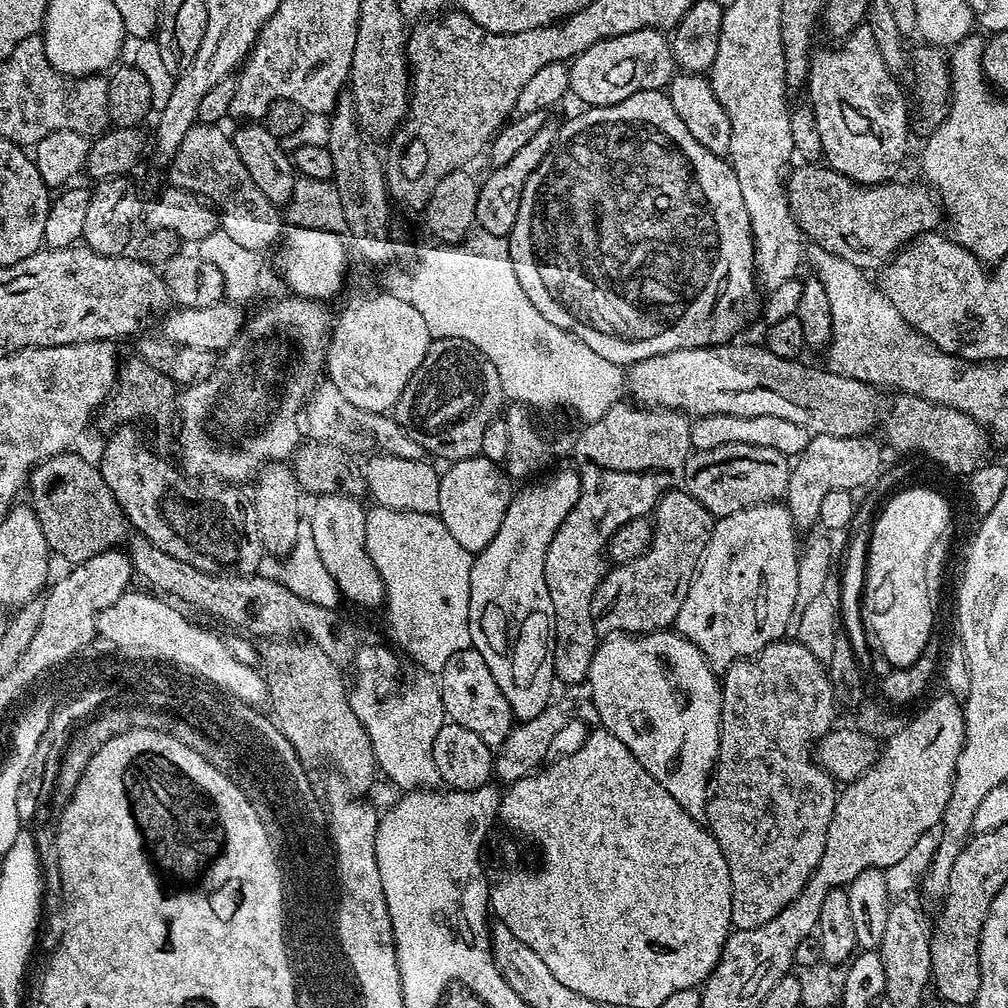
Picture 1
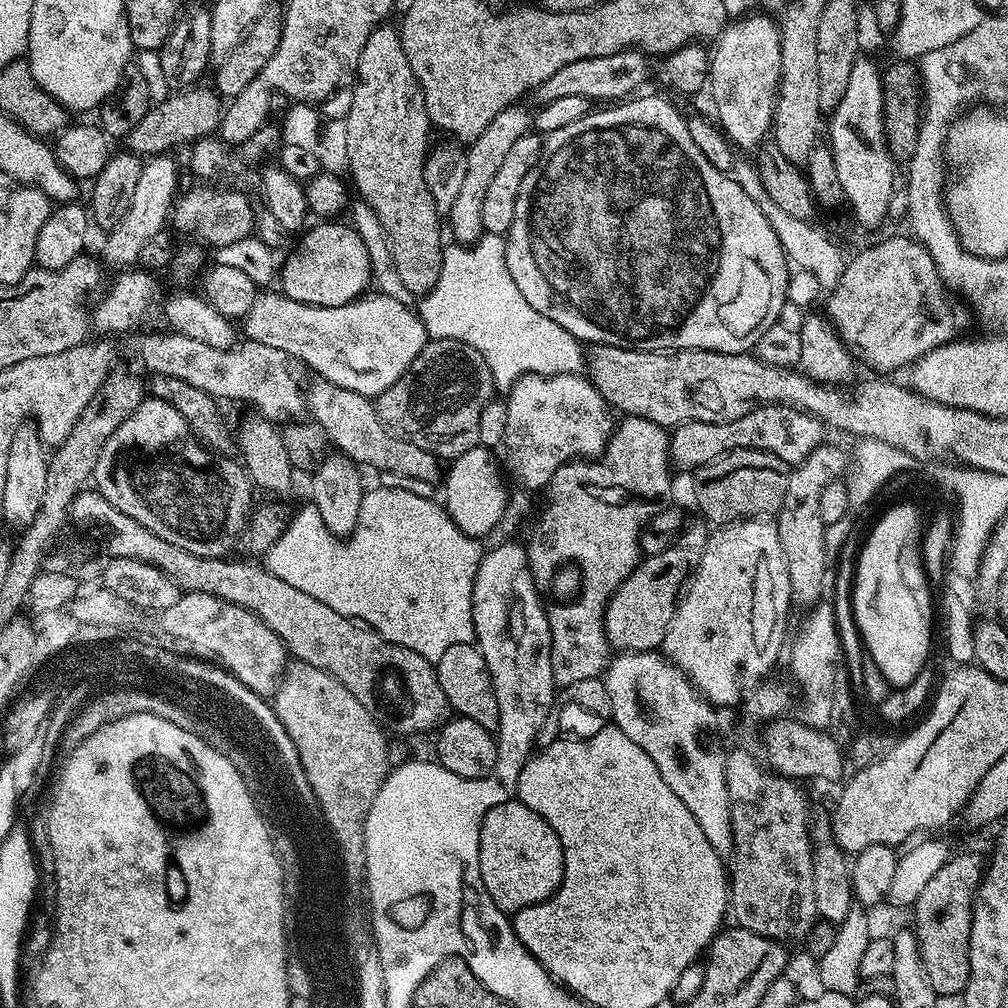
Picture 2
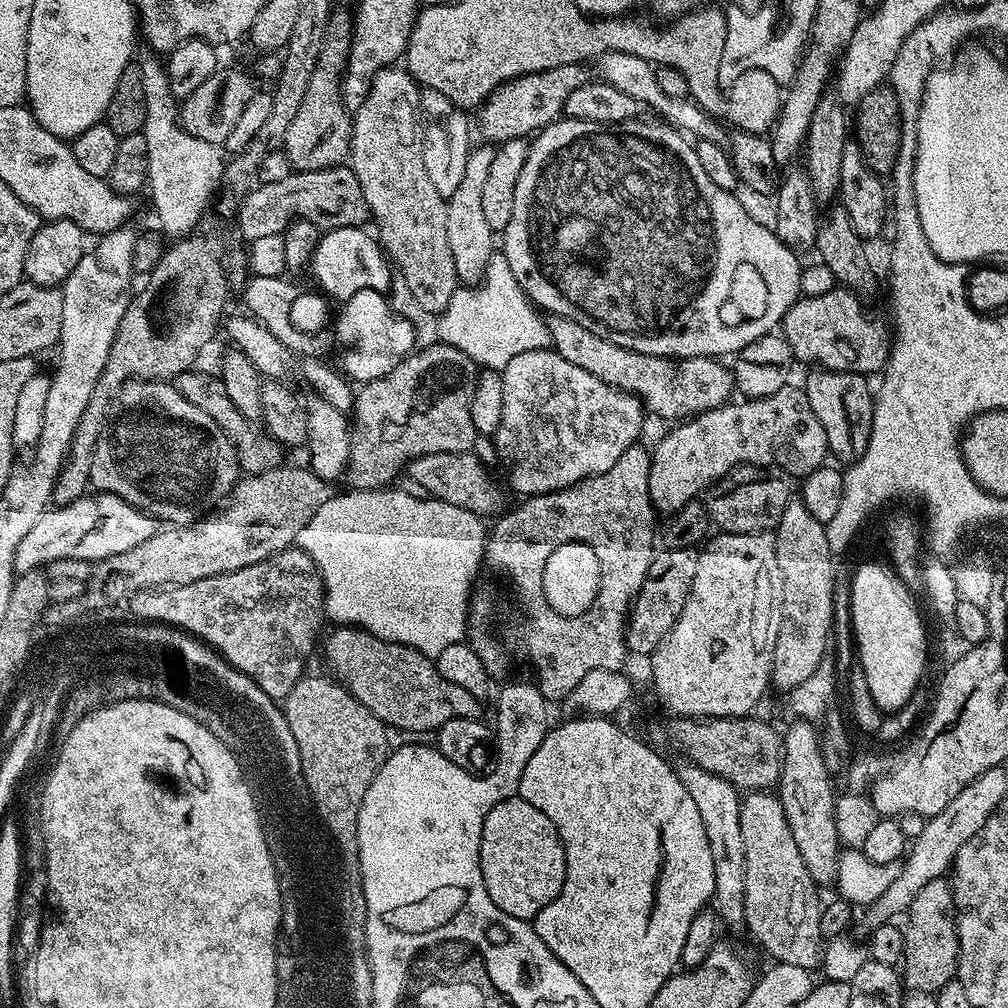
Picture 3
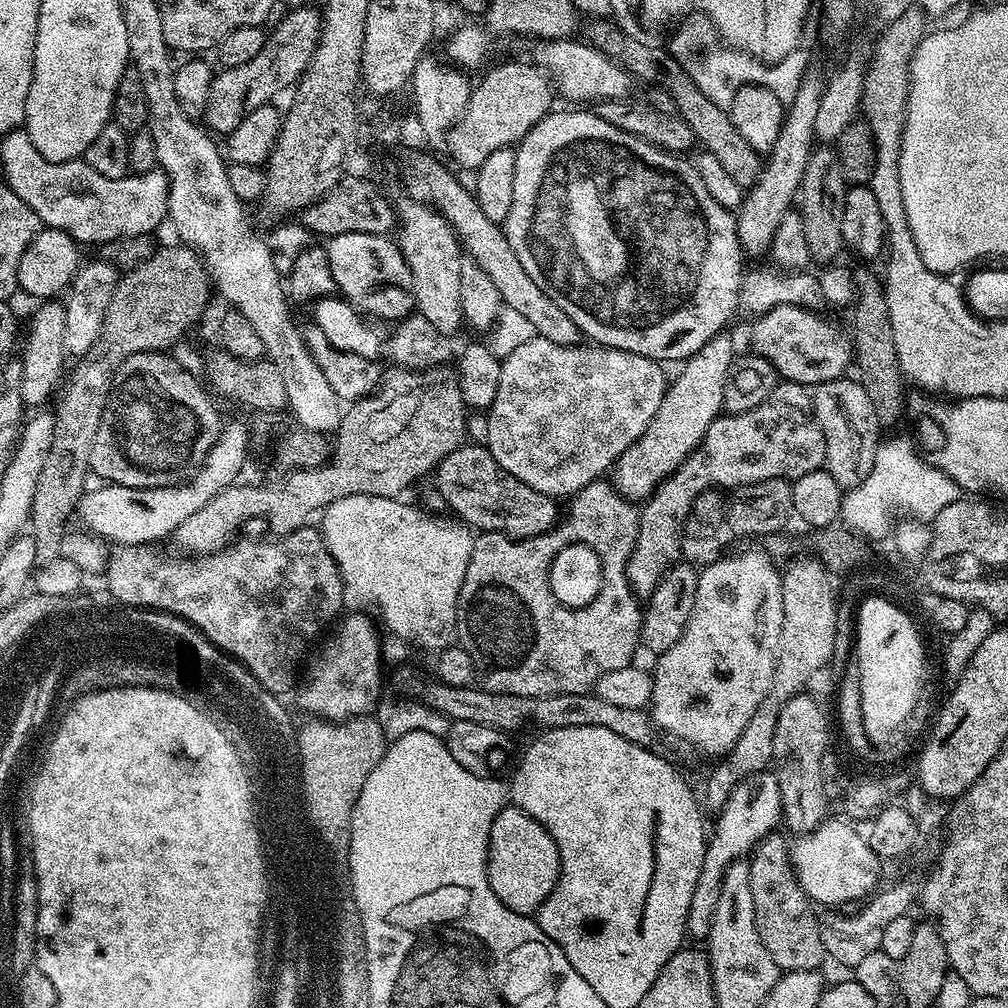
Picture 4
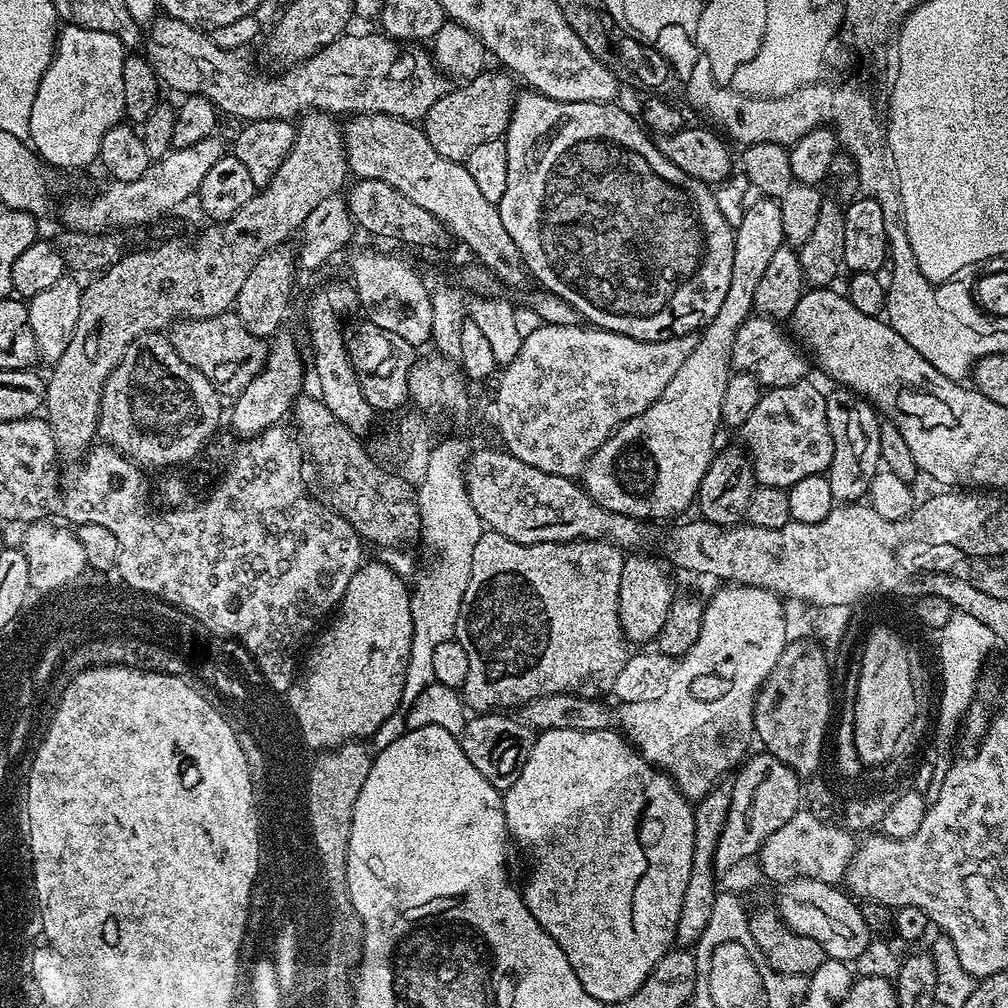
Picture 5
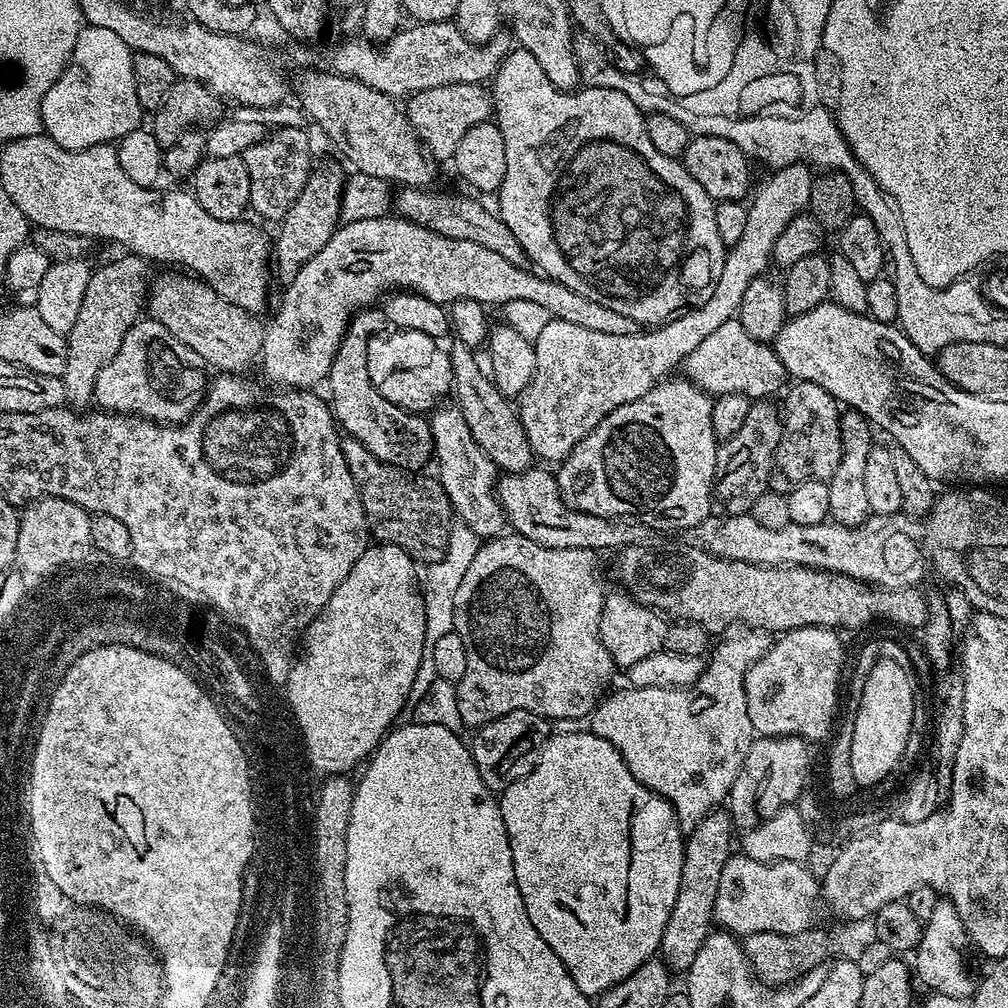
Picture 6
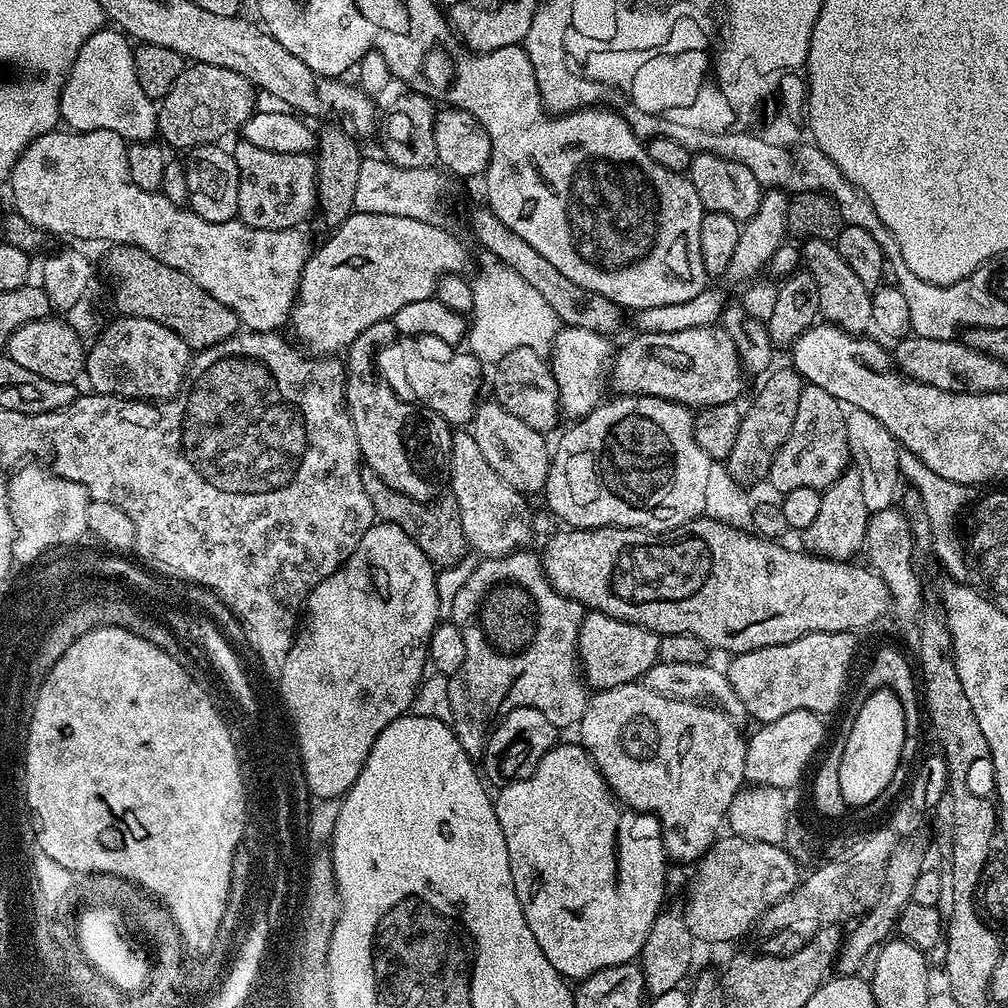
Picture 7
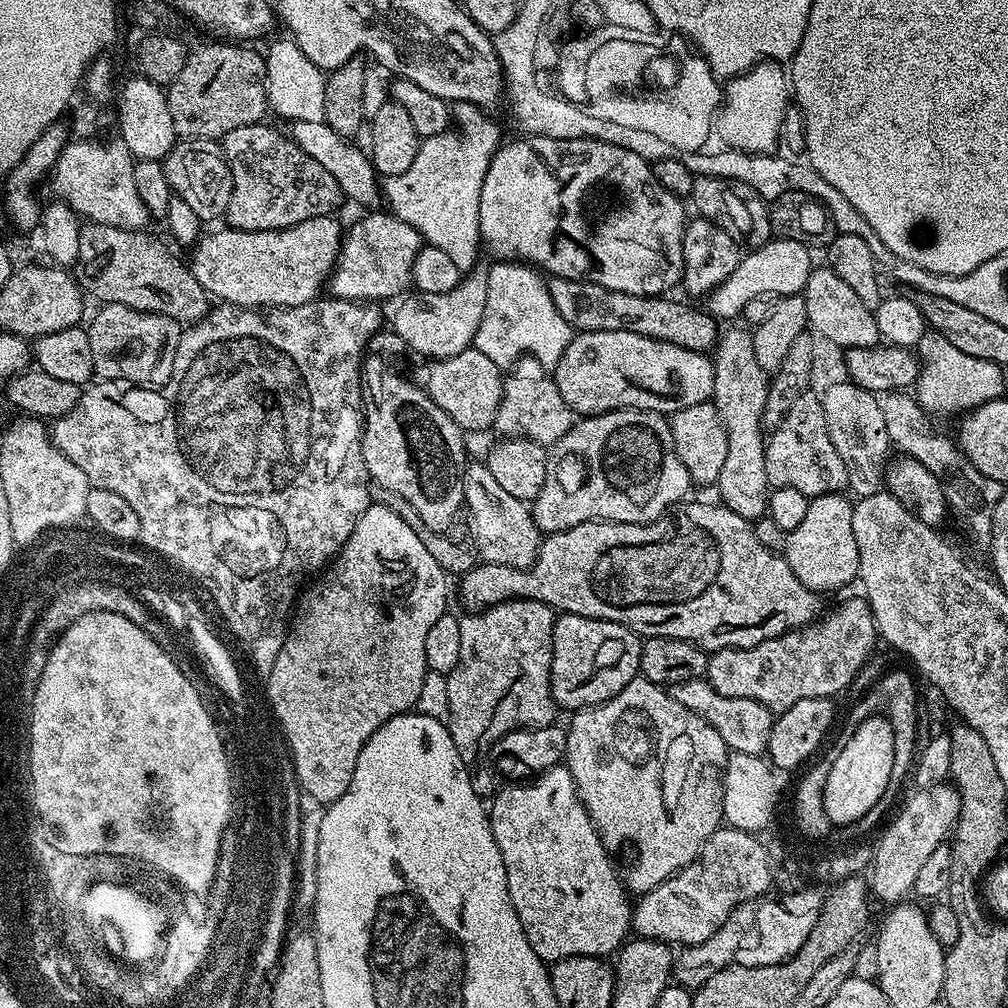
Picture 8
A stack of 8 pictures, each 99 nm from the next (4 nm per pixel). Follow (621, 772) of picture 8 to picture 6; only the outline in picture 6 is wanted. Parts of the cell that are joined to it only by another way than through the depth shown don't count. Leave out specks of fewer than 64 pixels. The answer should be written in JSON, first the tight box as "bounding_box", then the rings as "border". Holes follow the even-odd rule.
{"bounding_box":[590,640,754,834],"border":[[[728,640],[711,653],[704,675],[695,684],[686,688],[633,688],[624,686],[621,692],[612,690],[596,705],[590,717],[590,731],[598,738],[606,738],[614,750],[622,754],[630,774],[642,782],[642,786],[653,788],[674,806],[678,814],[681,832],[687,834],[706,818],[709,812],[719,809],[727,801],[728,792],[746,762],[754,733],[750,714],[746,710],[746,690],[744,679],[753,662],[753,653]]]}

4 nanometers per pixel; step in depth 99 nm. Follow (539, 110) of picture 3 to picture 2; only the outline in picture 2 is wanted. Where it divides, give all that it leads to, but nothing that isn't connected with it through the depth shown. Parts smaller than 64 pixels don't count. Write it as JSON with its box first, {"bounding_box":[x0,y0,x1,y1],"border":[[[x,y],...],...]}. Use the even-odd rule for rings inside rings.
{"bounding_box":[534,50,649,102],"border":[[[635,50],[606,54],[602,58],[582,58],[582,62],[570,62],[570,66],[562,66],[562,70],[550,74],[546,82],[534,89],[534,96],[540,102],[567,97],[586,98],[590,102],[620,102],[631,97],[637,91],[635,88],[647,78],[648,63],[649,57]]]}

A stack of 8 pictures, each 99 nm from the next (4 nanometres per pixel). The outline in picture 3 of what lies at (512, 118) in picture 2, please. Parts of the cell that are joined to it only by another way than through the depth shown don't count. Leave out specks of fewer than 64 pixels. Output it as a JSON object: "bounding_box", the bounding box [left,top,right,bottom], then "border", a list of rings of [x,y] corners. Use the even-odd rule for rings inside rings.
{"bounding_box":[446,142,496,286],"border":[[[484,142],[473,147],[466,158],[466,171],[462,183],[454,190],[454,194],[447,197],[446,206],[446,238],[450,241],[450,254],[454,254],[456,278],[461,285],[476,286],[484,279],[484,272],[494,251],[494,233],[486,222],[482,211],[482,190],[488,177],[490,166],[494,163],[496,148]]]}

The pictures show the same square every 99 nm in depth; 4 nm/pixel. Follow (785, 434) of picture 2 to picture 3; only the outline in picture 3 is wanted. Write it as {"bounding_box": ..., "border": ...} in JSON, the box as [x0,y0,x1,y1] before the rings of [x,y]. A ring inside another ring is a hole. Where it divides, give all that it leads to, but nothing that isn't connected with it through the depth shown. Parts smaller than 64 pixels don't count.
{"bounding_box":[650,386,829,513],"border":[[[789,386],[757,400],[744,398],[739,402],[741,404],[735,402],[723,404],[721,408],[701,412],[698,416],[669,427],[672,429],[657,442],[656,449],[654,447],[651,449],[650,498],[657,513],[681,512],[683,508],[693,503],[691,500],[696,495],[699,497],[707,493],[716,481],[735,468],[741,468],[743,464],[756,464],[760,468],[781,468],[793,478],[803,478],[821,467],[827,461],[824,459],[829,459],[826,430],[822,430],[822,422],[818,422],[814,410],[810,410],[810,402],[803,387]]]}

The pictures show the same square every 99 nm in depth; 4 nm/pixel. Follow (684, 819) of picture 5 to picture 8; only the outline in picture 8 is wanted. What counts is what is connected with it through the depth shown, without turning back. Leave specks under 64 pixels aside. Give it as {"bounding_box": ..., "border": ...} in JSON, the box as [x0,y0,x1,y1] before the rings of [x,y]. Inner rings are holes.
{"bounding_box":[490,766,633,962],"border":[[[557,766],[535,777],[531,782],[520,782],[515,786],[504,787],[508,788],[502,789],[501,792],[499,789],[490,800],[492,833],[494,834],[494,842],[498,842],[498,850],[502,854],[502,862],[506,862],[506,882],[510,890],[510,898],[514,902],[514,910],[518,914],[518,922],[522,922],[522,930],[526,934],[534,954],[538,954],[541,960],[545,962],[555,962],[571,956],[611,957],[629,939],[633,905],[630,900],[628,904],[630,896],[622,883],[621,873],[620,876],[616,873],[616,868],[612,865],[611,858],[608,857],[611,856],[609,849],[605,848],[604,843],[600,841],[600,834],[596,831],[590,814],[584,809],[584,803],[580,800],[580,795],[570,770],[567,766]]]}

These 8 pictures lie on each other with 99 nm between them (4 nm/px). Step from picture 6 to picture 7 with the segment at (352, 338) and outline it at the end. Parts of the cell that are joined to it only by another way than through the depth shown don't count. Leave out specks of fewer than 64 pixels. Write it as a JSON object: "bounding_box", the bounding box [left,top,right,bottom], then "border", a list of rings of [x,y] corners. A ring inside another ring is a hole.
{"bounding_box":[344,319,453,502],"border":[[[392,319],[374,322],[374,326],[366,326],[366,330],[362,330],[362,334],[354,338],[354,342],[346,349],[344,360],[344,397],[348,403],[348,413],[354,422],[354,434],[358,438],[363,463],[394,490],[405,492],[415,500],[432,502],[441,495],[440,483],[443,485],[446,480],[453,429],[438,413],[429,408],[421,408],[415,402],[401,400],[394,389],[380,378],[379,371],[374,367],[378,346],[393,344],[397,339],[398,333]]]}

